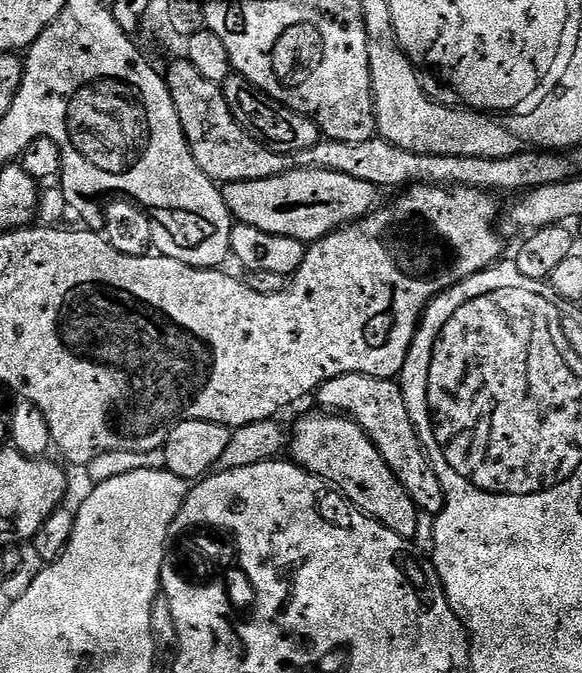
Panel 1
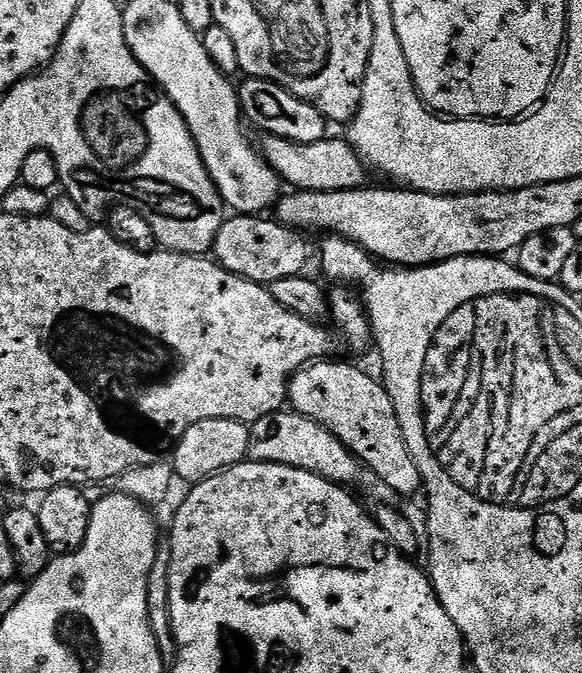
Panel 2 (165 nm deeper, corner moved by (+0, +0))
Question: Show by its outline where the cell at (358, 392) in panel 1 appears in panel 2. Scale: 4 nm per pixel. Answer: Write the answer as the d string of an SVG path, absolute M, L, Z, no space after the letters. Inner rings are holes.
M325 358L299 368L288 382L288 399L291 411L302 414L314 422L318 422L330 434L334 434L348 447L353 456L360 459L361 464L369 473L372 472L392 492L400 496L412 496L422 488L420 471L412 461L410 450L406 446L406 438L402 434L402 426L398 422L398 414L394 410L394 402L390 402L390 394L383 383L372 376L367 376L360 368L352 364L331 364L331 359Z

